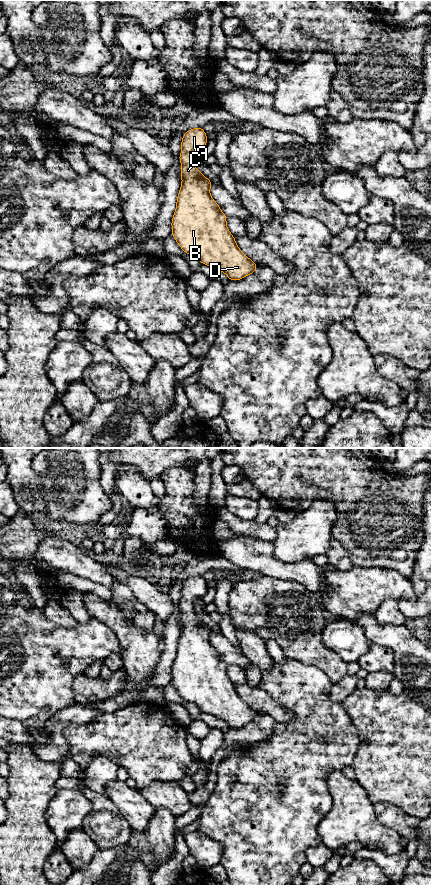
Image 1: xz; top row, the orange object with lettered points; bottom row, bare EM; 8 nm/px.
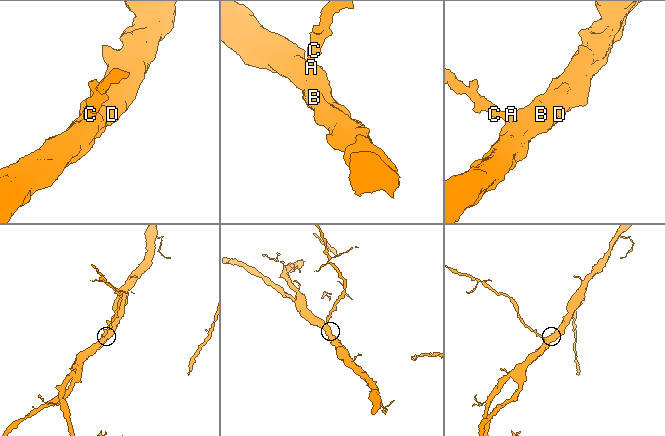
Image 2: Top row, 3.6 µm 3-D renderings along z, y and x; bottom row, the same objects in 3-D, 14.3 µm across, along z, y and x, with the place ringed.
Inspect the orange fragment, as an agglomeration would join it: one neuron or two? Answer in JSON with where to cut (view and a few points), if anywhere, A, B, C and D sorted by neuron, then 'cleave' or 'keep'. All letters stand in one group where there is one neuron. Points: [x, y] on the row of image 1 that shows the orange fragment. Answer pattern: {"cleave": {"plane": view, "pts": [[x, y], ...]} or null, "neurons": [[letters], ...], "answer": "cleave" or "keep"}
{"cleave": null, "neurons": [["A", "B", "C", "D"]], "answer": "keep"}

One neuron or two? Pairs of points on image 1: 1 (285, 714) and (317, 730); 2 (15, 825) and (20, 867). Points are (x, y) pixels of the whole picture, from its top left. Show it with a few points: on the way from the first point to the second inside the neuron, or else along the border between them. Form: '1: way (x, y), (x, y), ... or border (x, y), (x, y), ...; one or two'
1: border (277, 703), (292, 713), (293, 720), (288, 725); two
2: way (18, 835), (18, 857); one

